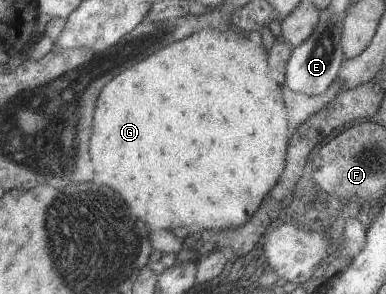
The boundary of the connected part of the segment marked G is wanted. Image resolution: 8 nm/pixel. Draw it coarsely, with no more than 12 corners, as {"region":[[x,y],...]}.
{"region":[[201,29],[100,90],[149,231],[240,228],[286,166],[267,43]]}

